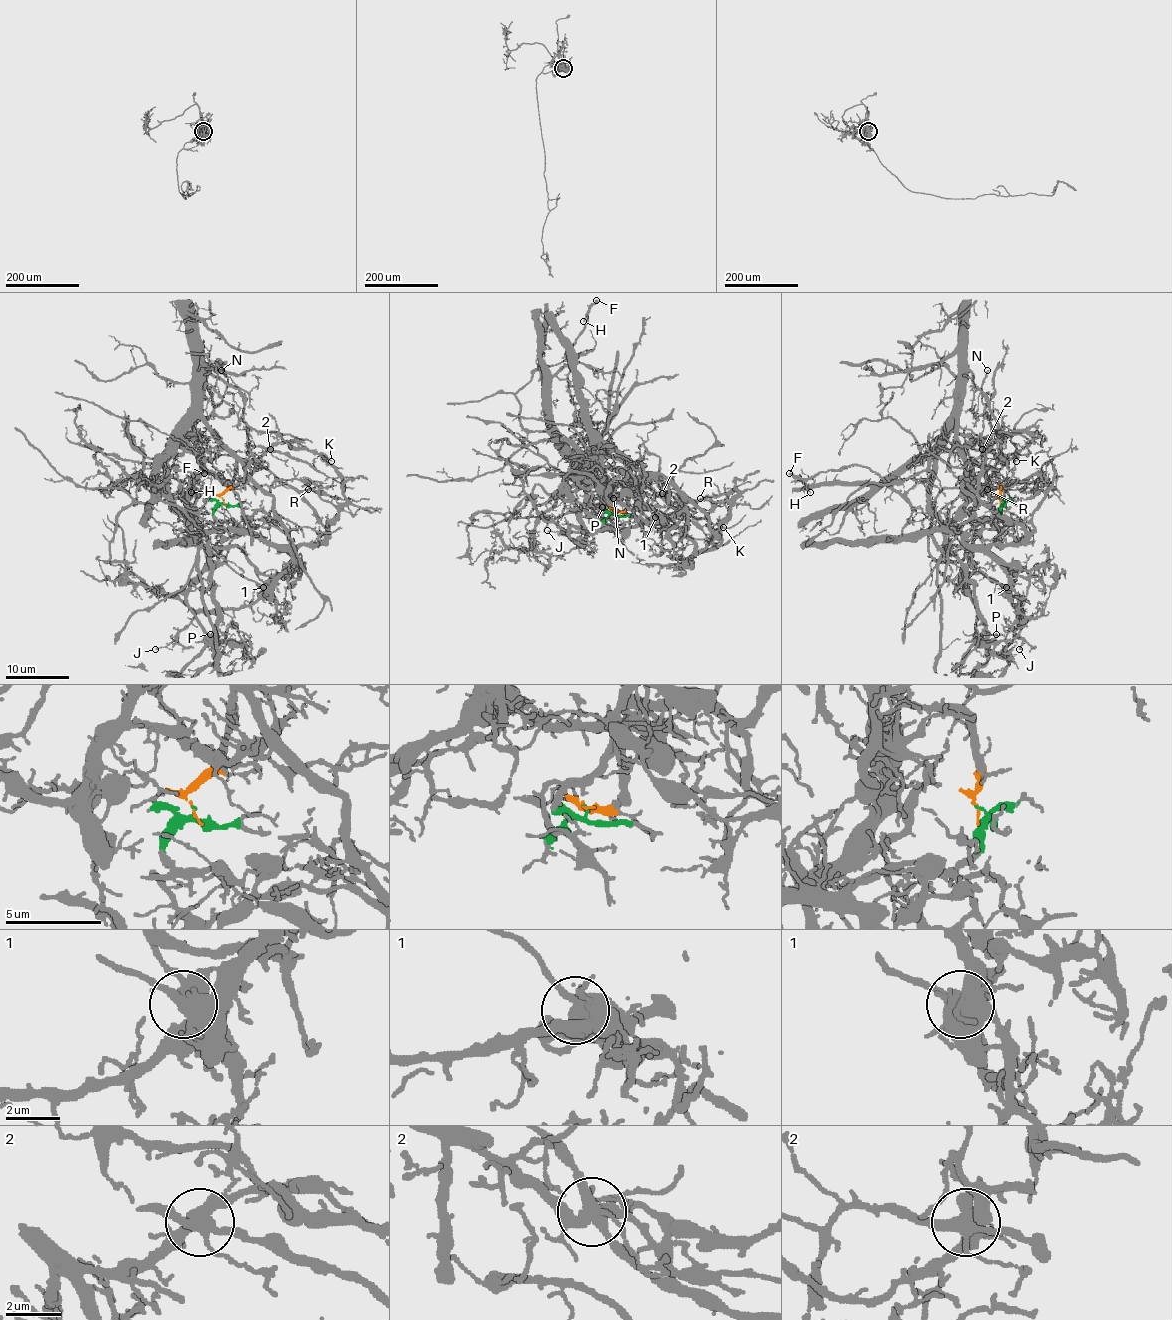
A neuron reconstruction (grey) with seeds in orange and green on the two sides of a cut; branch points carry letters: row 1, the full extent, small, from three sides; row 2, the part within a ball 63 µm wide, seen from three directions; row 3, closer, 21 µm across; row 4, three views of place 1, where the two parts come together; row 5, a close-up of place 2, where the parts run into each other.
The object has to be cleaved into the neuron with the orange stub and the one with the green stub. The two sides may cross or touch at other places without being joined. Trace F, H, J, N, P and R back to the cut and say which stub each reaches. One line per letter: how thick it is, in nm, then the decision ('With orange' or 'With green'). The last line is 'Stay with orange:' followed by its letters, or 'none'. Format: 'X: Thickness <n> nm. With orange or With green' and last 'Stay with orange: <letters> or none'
F: Thickness 320 nm. With green
H: Thickness 130 nm. With green
J: Thickness 120 nm. With green
N: Thickness 190 nm. With green
P: Thickness 190 nm. With green
R: Thickness 190 nm. With green
Stay with orange: none

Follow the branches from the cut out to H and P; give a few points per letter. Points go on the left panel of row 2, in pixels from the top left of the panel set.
H: (223, 500), (214, 514), (223, 521), (230, 519), (238, 529), (190, 533), (176, 467), (192, 475), (192, 492)
P: (223, 500), (214, 514), (233, 525), (233, 533), (227, 557), (212, 570), (217, 621), (211, 640), (211, 634)

